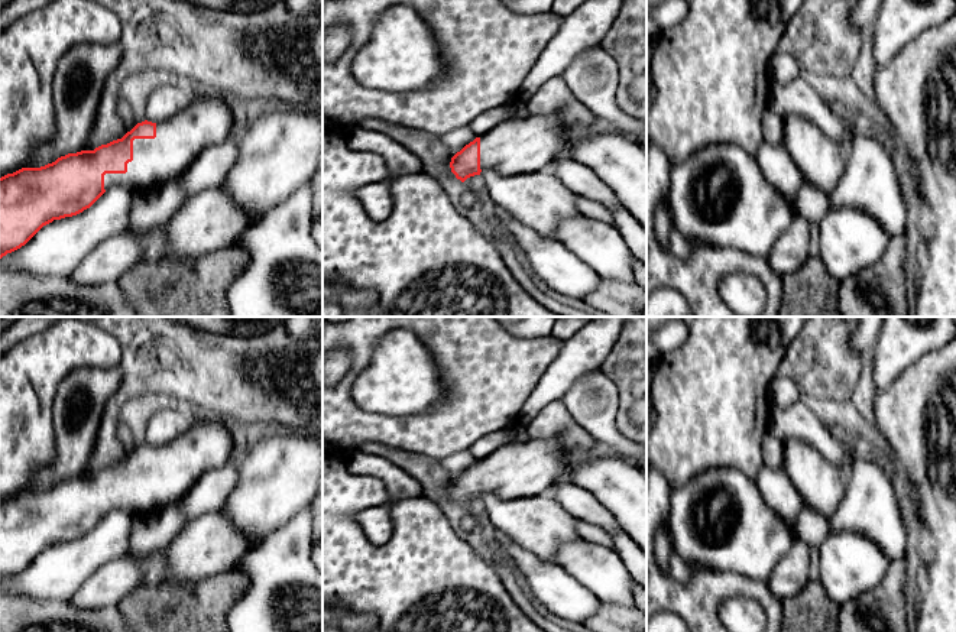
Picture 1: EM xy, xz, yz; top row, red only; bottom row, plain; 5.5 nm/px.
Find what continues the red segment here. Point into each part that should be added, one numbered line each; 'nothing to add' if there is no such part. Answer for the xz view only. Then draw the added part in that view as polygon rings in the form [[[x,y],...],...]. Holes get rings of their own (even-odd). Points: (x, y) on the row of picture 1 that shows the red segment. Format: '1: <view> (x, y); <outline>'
1: xz (518, 145); [[[554,116],[508,119],[480,136],[480,169],[495,169],[503,176],[548,168],[567,150],[567,137]]]

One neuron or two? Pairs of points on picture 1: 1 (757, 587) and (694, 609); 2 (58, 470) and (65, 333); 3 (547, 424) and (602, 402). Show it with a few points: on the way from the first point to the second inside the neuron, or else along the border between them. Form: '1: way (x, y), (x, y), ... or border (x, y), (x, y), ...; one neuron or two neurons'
1: way (741, 587), (716, 587), (710, 593); one neuron
2: border (94, 366), (78, 366), (62, 379), (54, 411); two neurons
3: border (560, 401), (570, 415), (595, 438); two neurons

